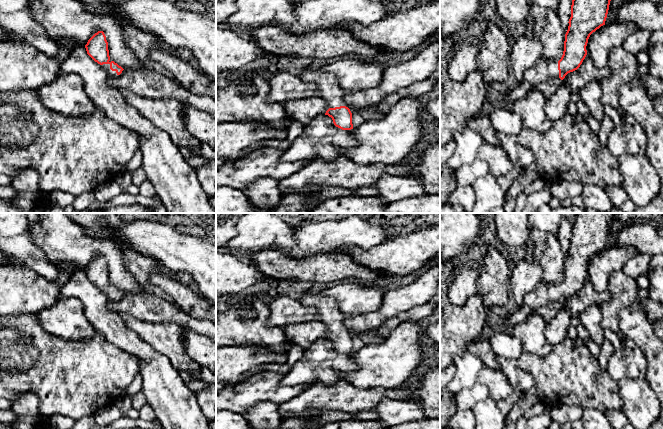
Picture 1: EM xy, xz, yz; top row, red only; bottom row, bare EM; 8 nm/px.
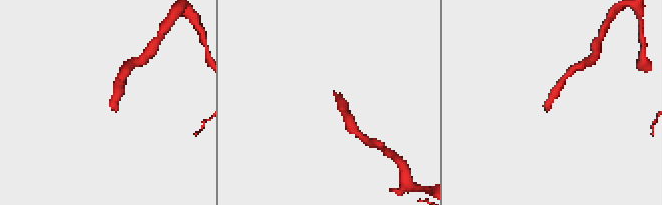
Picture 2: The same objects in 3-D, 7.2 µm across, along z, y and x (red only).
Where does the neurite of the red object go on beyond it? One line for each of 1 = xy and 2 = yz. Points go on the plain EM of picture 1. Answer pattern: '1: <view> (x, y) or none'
1: xy (111, 297)
2: yz (544, 293)

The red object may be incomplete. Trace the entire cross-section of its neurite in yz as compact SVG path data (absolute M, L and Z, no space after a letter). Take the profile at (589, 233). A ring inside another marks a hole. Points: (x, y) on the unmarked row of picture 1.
M578 213L575 222L572 224L571 241L569 243L568 254L565 258L564 275L559 285L547 284L543 280L540 281L535 289L528 293L521 307L510 314L503 325L503 331L510 332L512 328L524 322L534 310L542 305L559 301L561 304L565 300L577 294L587 279L586 270L590 259L605 249L609 229L616 213Z

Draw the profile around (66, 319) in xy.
M60 297L53 306L36 313L35 317L47 332L64 340L82 341L97 334L85 317L82 302L77 298Z

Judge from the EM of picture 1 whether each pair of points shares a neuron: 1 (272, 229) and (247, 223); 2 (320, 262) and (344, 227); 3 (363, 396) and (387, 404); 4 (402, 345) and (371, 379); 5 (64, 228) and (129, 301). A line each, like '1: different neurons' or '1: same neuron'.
1: same neuron
2: different neurons
3: different neurons
4: same neuron
5: different neurons

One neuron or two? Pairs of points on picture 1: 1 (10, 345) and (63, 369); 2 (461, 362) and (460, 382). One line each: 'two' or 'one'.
1: one
2: one

